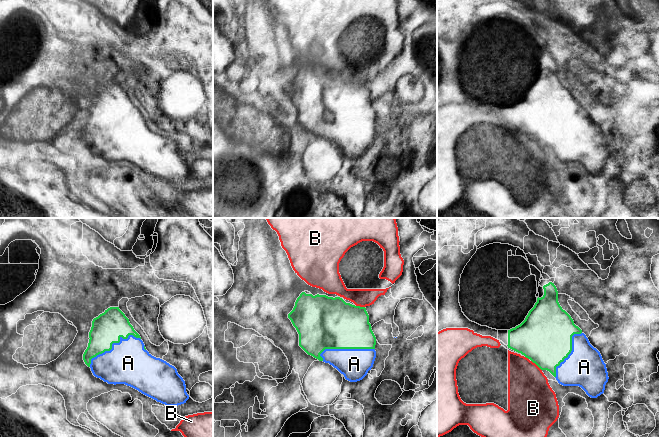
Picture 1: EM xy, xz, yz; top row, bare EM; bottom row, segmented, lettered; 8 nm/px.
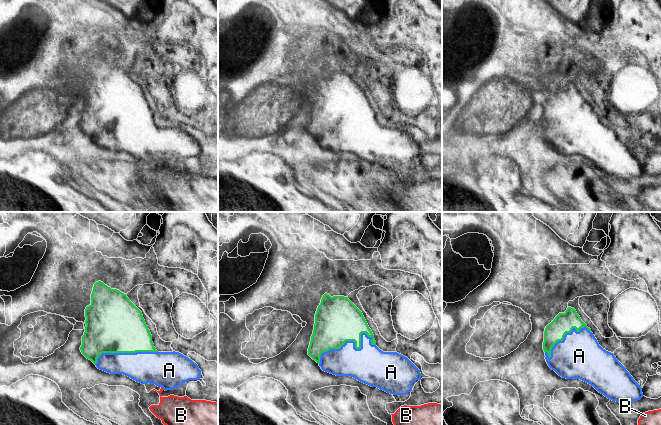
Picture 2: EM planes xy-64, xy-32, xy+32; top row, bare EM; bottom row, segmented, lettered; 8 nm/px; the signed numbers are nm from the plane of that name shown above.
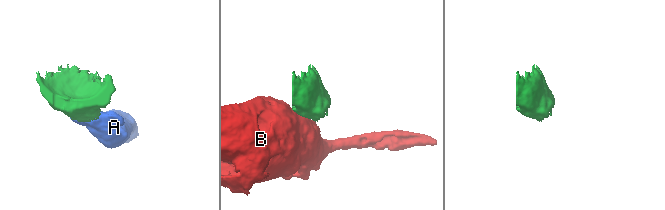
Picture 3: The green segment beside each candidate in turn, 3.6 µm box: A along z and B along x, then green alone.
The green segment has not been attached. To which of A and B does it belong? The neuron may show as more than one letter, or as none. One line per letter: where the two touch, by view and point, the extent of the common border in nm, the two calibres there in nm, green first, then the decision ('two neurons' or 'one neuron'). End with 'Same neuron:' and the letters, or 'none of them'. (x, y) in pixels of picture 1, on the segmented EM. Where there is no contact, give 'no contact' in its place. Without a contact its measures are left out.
A: meets green in xy at (111, 345); contact 480 nm long; 240 nm thick on the green side, 340 nm on the other; one neuron
B: meets green in yz at (536, 364); contact 120 nm long; 440 nm thick on the green side, 360 nm on the other; two neurons
Same neuron: A

